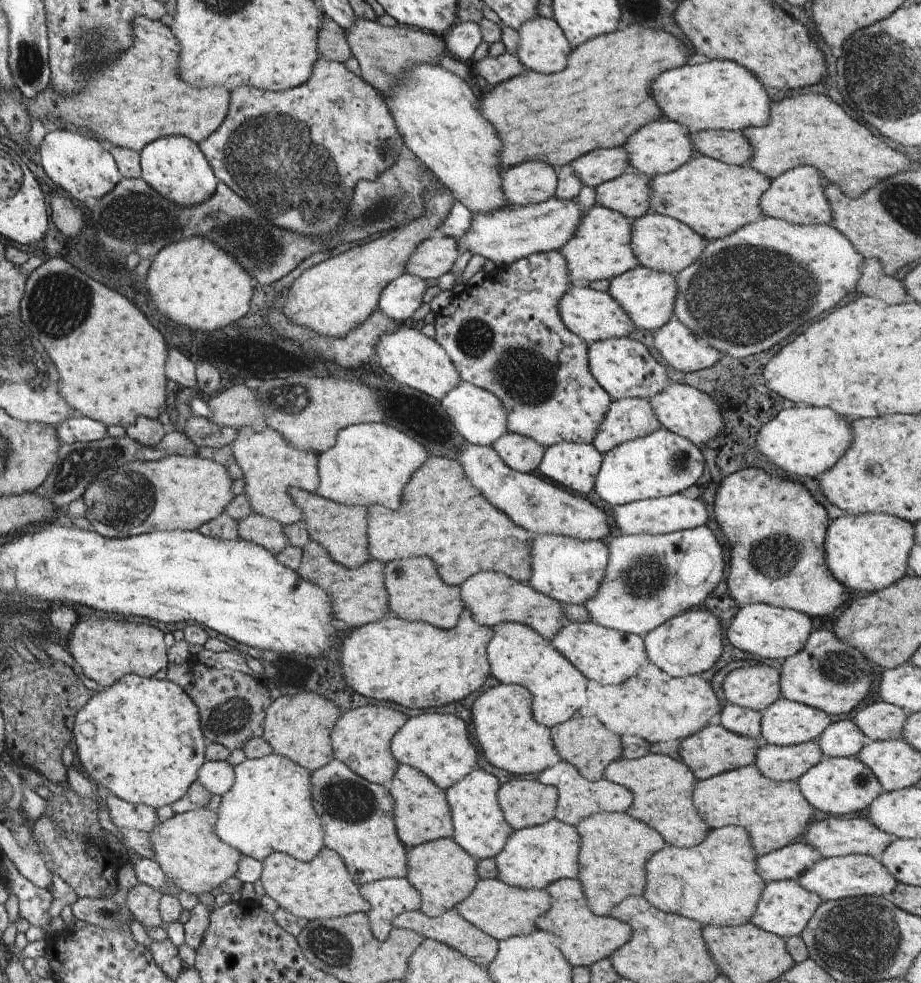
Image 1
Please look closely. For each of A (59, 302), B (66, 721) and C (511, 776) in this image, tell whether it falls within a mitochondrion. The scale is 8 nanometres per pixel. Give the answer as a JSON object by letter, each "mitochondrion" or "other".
{"A":"mitochondrion","B":"other","C":"other"}

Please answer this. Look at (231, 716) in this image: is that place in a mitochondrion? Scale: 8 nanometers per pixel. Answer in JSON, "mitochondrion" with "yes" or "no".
{"mitochondrion":"yes"}

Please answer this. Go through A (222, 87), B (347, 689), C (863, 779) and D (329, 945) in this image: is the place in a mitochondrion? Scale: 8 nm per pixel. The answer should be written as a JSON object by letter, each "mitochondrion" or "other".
{"A":"other","B":"other","C":"mitochondrion","D":"mitochondrion"}

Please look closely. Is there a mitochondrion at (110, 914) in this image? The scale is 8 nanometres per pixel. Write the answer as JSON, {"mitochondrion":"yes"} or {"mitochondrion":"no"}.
{"mitochondrion":"yes"}

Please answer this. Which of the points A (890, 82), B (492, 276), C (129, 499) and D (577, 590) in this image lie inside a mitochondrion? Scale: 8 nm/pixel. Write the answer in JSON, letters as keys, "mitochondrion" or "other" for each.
{"A":"mitochondrion","B":"other","C":"mitochondrion","D":"other"}

